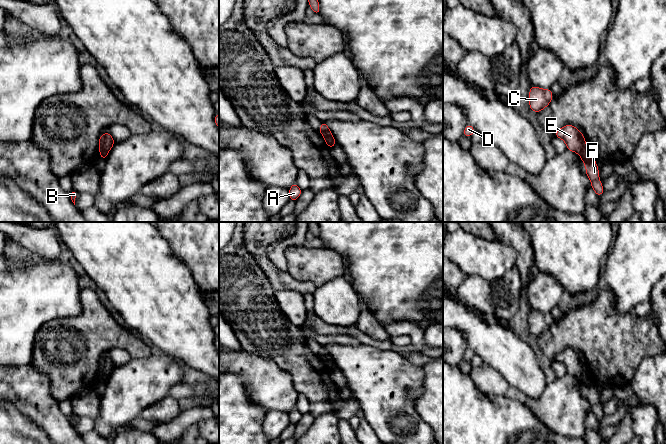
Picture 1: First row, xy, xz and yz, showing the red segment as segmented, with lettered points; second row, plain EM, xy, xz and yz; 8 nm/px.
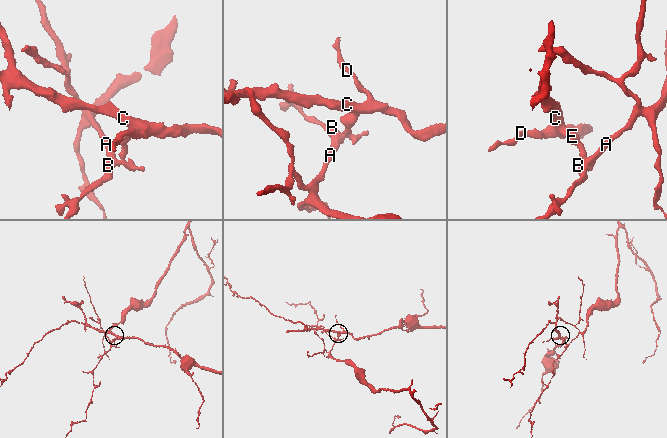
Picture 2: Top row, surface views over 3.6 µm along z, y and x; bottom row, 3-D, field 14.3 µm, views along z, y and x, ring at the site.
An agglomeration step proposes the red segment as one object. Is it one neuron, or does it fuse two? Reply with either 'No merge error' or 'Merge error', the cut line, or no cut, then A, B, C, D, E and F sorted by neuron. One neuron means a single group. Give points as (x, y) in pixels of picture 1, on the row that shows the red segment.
Merge error. Split along xz (324, 135), (332, 137). Groups: A B F / C D E

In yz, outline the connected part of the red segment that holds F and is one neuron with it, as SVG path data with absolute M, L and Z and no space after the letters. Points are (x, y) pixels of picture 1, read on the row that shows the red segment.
M585 147L580 152L581 160L584 162L586 168L586 175L590 178L591 187L597 194L597 196L601 196L604 193L604 188L599 179L599 170L597 167L597 163L594 160L592 151Z

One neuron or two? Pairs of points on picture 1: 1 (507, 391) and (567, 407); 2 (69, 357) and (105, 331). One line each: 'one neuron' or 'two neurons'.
1: one neuron
2: one neuron

